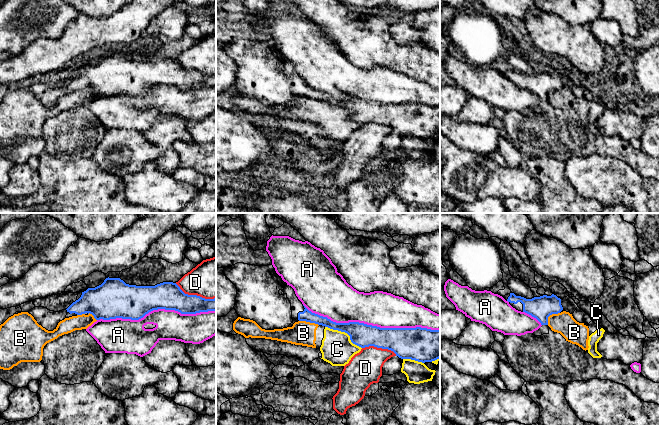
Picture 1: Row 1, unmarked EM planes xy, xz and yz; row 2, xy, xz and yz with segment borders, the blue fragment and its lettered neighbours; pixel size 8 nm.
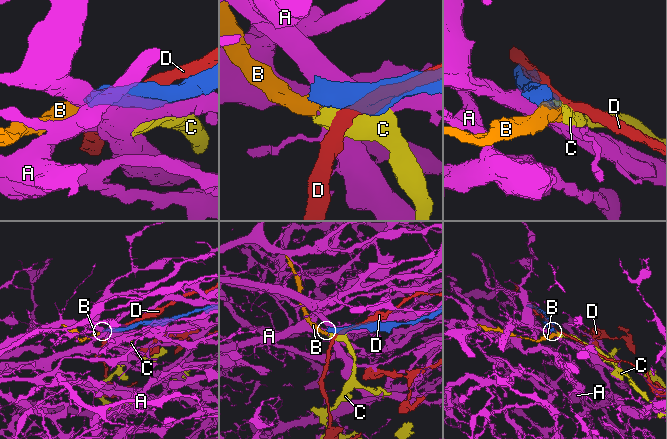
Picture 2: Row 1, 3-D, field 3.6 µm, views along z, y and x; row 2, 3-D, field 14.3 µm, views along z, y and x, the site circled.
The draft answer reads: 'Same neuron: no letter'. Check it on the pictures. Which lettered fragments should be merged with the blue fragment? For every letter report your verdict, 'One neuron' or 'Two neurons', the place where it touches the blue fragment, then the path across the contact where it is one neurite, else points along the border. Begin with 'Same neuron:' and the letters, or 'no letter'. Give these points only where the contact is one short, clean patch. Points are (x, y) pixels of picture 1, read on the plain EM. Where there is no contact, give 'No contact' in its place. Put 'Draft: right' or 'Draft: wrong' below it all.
Same neuron: no letter
A: Two neurons. Touches blue at xz (371, 101)
B: Two neurons. Touches blue at xz (309, 97). Boundary: xz (299, 96), (314, 98), (318, 101)
C: Two neurons. Touches blue at xz (345, 108)
D: Two neurons. Touches blue at xy (195, 71)
Draft: right

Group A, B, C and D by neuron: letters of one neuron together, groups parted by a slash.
A / B C / D

